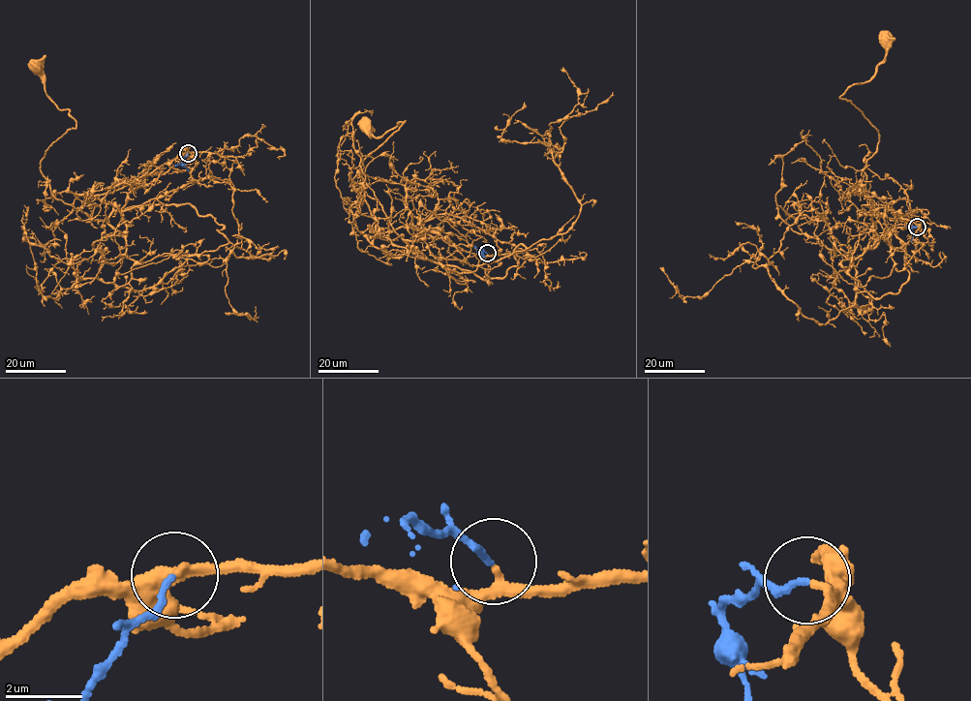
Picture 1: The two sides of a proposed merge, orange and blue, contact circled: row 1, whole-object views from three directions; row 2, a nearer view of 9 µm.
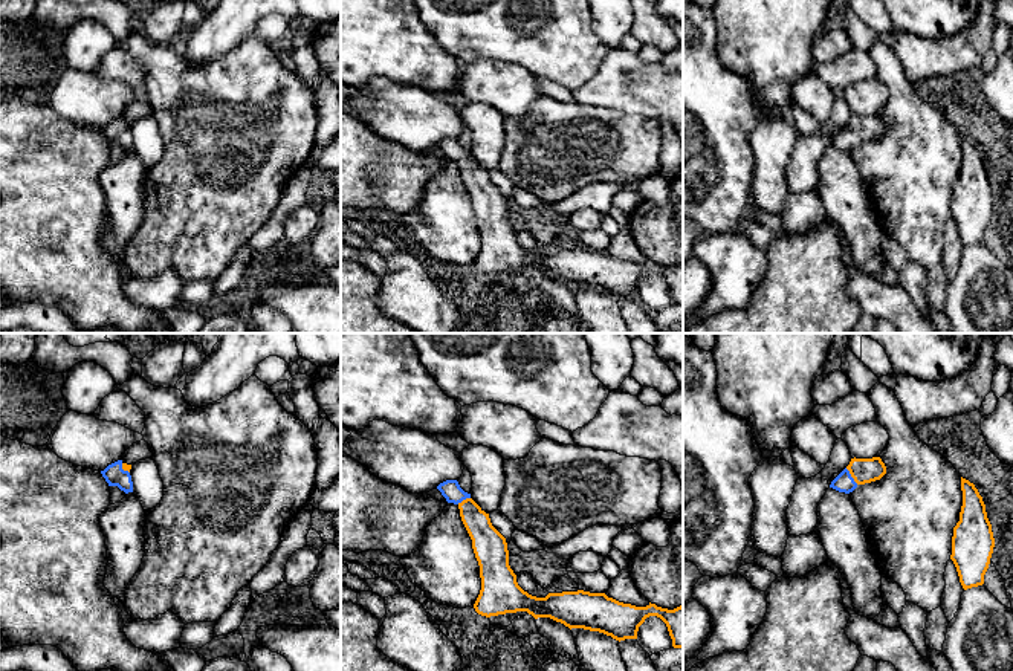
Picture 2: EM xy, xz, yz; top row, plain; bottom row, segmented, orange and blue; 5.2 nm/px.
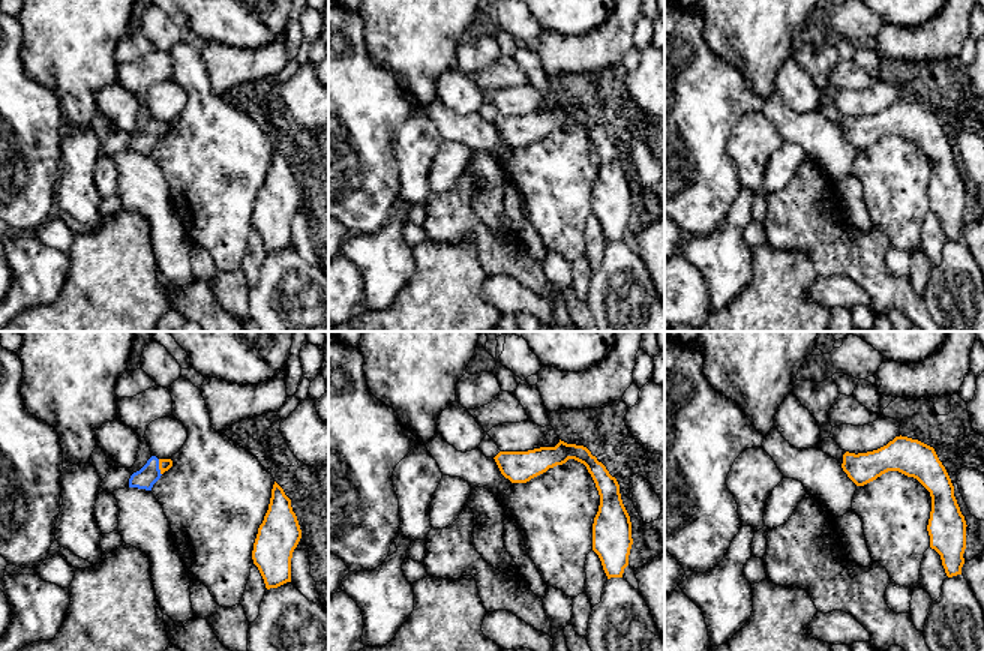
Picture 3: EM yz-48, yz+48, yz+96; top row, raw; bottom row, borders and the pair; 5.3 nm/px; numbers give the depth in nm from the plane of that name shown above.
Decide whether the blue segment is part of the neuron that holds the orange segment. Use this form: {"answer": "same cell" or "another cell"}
{"answer": "same cell"}

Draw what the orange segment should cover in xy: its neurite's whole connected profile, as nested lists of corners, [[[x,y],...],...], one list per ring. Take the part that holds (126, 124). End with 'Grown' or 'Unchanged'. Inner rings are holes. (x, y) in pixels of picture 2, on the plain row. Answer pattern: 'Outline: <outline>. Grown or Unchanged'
Outline: [[[118,118],[108,122],[104,128],[101,128],[102,135],[108,141],[108,144],[118,144],[125,151],[133,150],[133,139],[130,133],[131,122]]]. Grown

